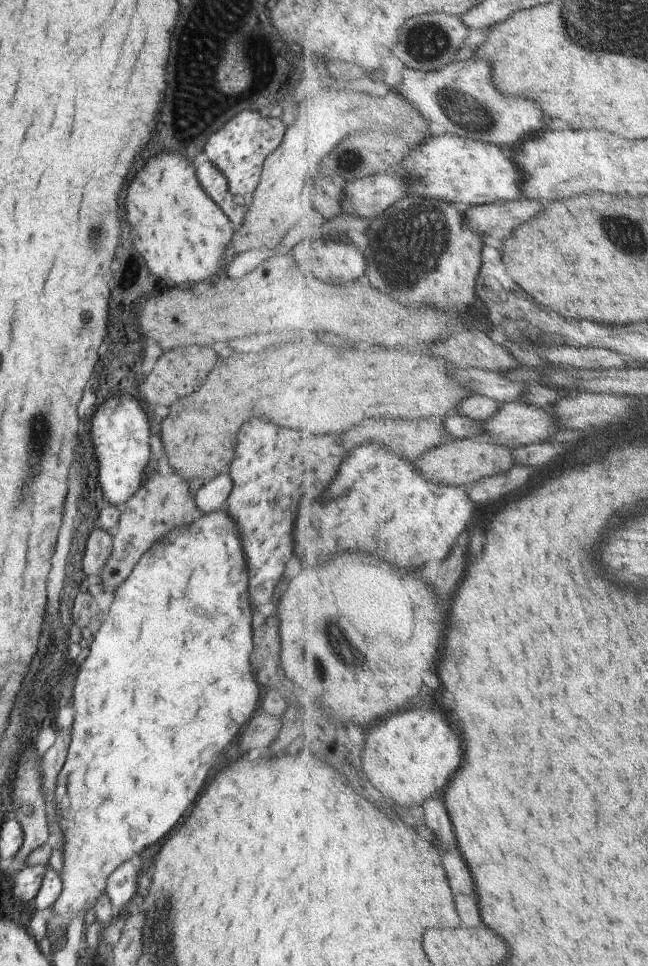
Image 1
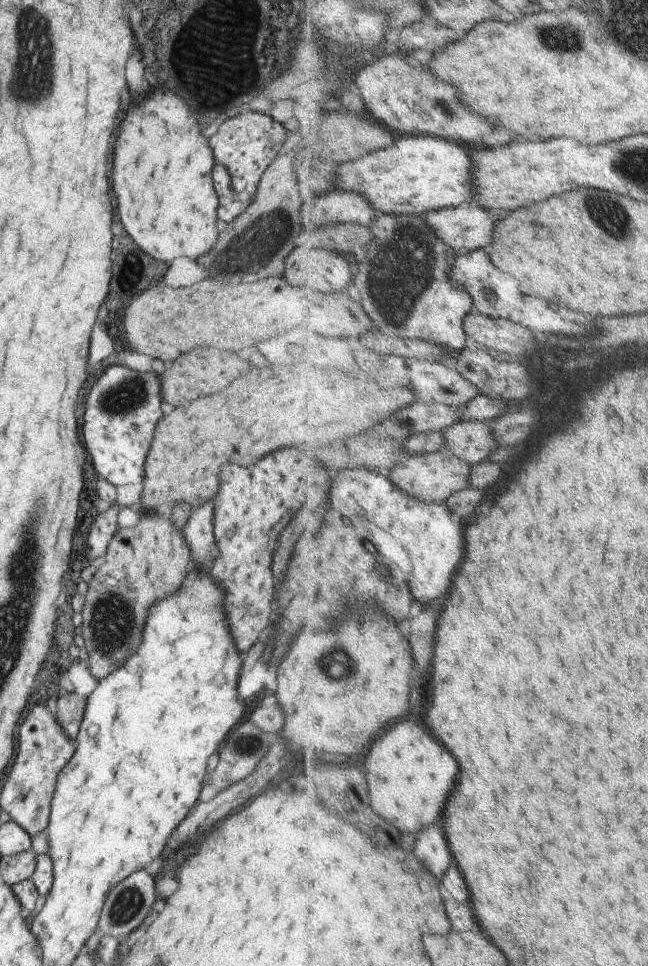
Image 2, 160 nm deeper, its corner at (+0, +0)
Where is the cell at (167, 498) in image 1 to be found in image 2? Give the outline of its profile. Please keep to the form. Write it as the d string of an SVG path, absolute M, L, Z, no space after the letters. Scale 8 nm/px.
M139 512L139 522L135 527L122 528L116 525L115 532L107 545L105 562L96 571L87 585L84 595L84 605L80 614L82 623L77 629L84 640L81 650L87 654L89 672L95 680L105 678L115 670L119 662L125 662L127 656L139 648L139 634L143 632L143 622L148 610L163 599L167 599L175 590L181 588L185 576L188 574L190 556L187 545L182 540L180 530L171 526L168 519L157 518L159 512Z

